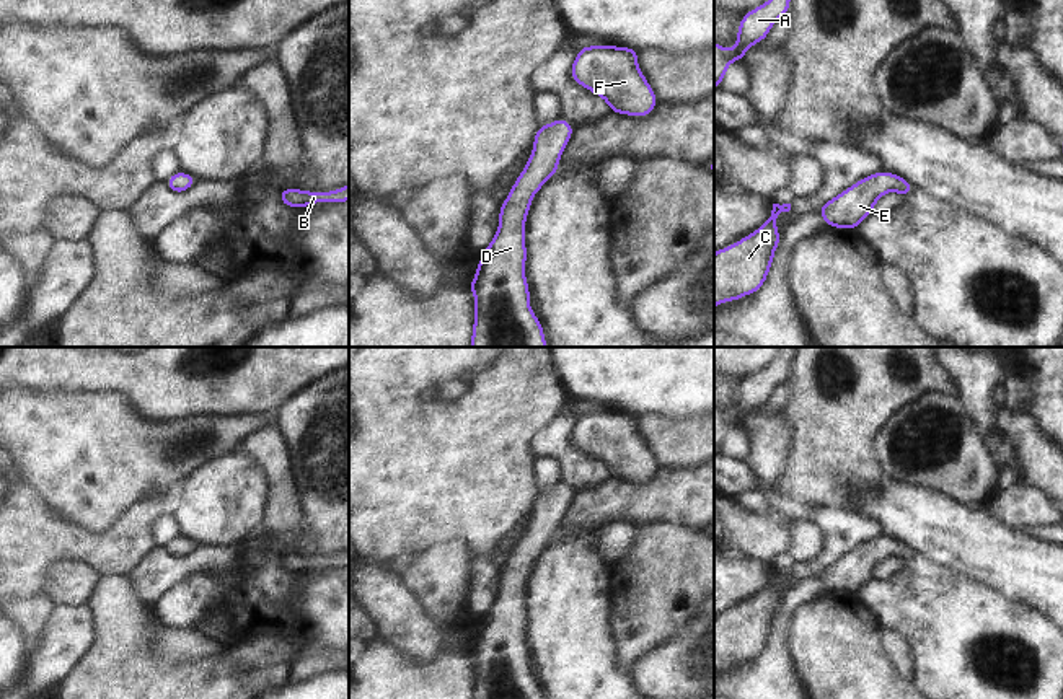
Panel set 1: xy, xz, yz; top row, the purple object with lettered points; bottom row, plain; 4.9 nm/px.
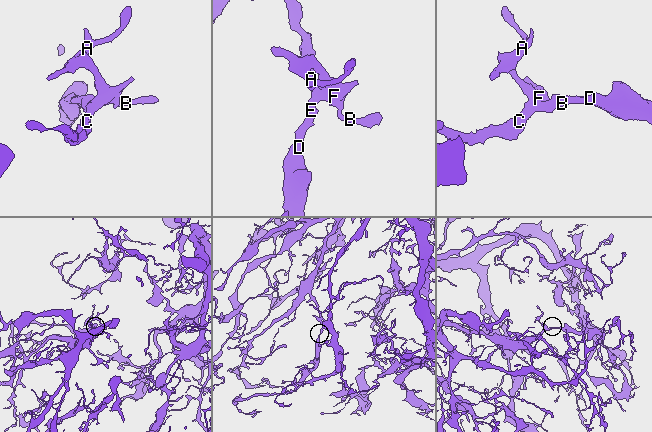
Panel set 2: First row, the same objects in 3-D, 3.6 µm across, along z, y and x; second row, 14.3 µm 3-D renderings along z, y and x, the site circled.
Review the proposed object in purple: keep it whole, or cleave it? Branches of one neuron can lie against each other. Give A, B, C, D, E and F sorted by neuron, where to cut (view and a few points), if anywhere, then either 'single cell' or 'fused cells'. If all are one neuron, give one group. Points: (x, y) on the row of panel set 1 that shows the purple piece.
A B C D E F; no cut; single cell

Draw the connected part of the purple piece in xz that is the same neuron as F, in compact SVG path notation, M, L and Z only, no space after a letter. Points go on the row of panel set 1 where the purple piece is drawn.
M584 46L571 65L571 78L603 98L610 112L644 117L659 104L637 64L639 51L620 46Z

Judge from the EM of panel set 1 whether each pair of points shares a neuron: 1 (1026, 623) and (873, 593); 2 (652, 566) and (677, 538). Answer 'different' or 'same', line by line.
1: same
2: same

